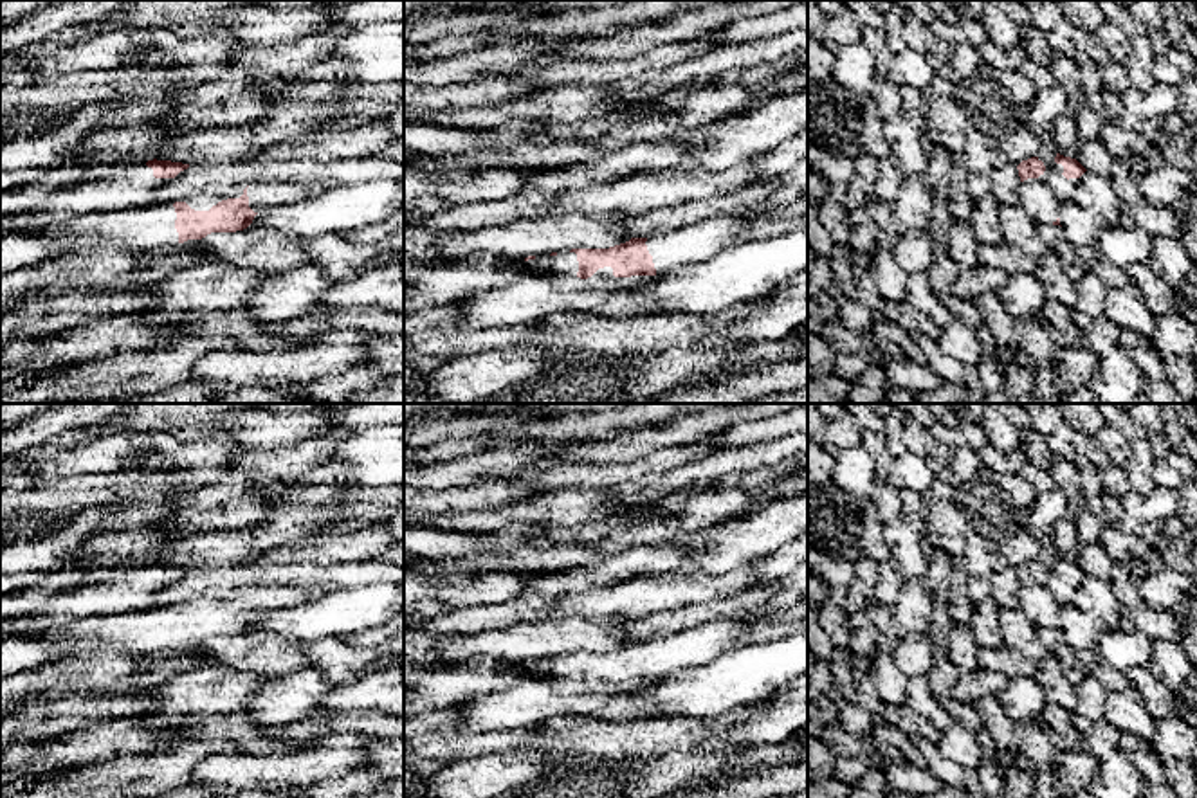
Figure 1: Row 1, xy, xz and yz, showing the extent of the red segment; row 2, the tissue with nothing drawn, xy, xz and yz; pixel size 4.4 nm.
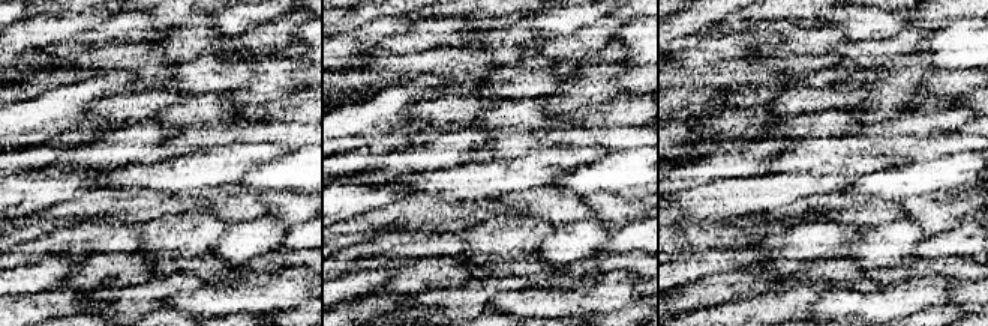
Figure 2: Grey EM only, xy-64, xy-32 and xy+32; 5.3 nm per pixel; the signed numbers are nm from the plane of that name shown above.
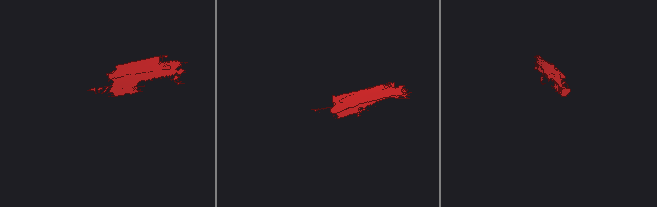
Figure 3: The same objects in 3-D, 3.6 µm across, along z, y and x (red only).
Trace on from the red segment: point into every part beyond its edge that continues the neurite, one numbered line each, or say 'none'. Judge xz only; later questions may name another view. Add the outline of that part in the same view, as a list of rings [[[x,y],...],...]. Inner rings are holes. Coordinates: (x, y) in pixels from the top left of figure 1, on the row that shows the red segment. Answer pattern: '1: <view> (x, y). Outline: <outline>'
1: xz (700, 242). Outline: [[[772,211],[745,216],[710,216],[690,227],[653,234],[645,245],[656,274],[707,261],[717,252],[752,241],[752,229],[761,229],[770,214]]]
2: xz (565, 263). Outline: [[[559,252],[557,256],[539,256],[526,261],[528,274],[577,276],[579,261],[575,252]]]

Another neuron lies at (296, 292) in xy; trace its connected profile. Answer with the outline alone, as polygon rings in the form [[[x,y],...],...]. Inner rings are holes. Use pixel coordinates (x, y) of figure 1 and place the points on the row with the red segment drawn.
[[[317,265],[269,274],[242,308],[252,321],[287,322],[323,310],[324,294],[335,281]]]

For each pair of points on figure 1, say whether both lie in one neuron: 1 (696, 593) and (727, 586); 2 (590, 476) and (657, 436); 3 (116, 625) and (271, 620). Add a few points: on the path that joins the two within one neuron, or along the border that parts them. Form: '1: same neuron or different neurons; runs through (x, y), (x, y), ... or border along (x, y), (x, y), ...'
1: same neuron; runs through (703, 588), (720, 586)
2: different neurons; border along (693, 444), (655, 449), (651, 453)
3: different neurons; border along (294, 606), (260, 615), (246, 631)

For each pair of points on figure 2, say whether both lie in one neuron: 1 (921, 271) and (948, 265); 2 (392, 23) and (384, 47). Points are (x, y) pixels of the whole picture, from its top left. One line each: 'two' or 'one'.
1: one
2: two

